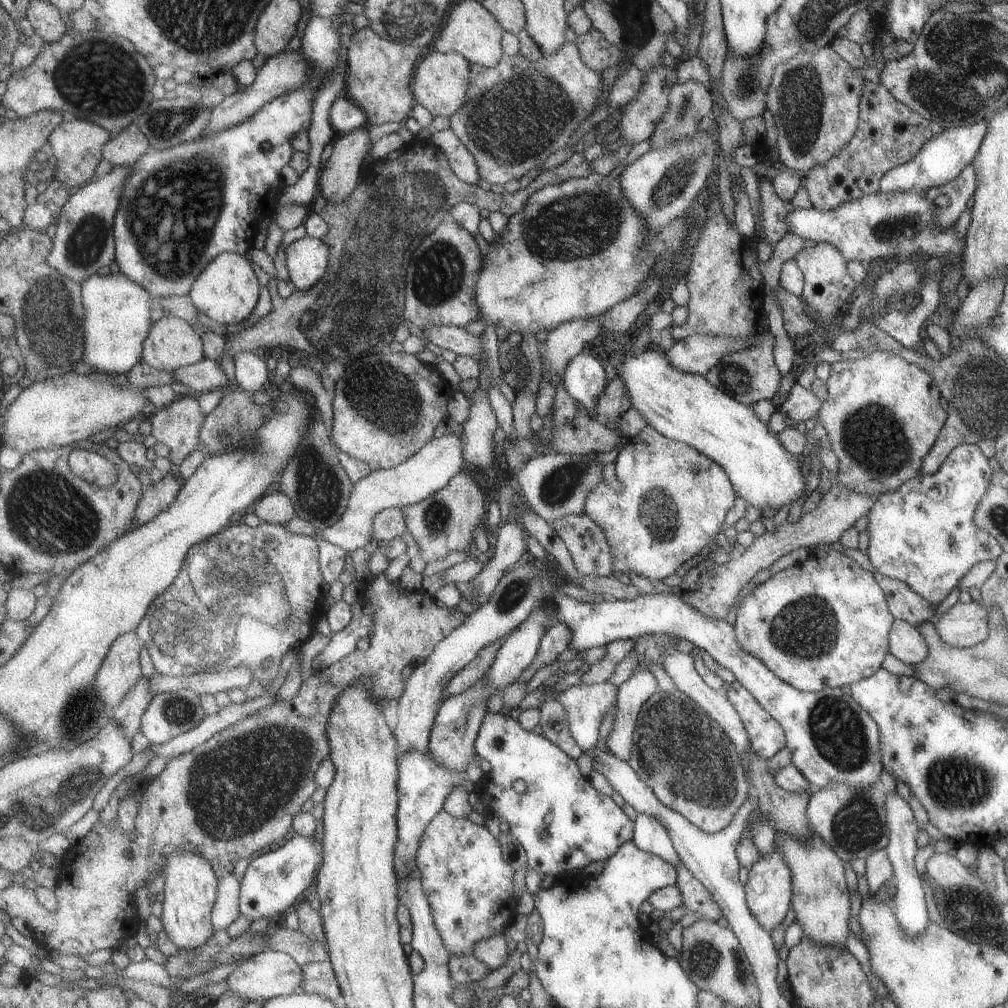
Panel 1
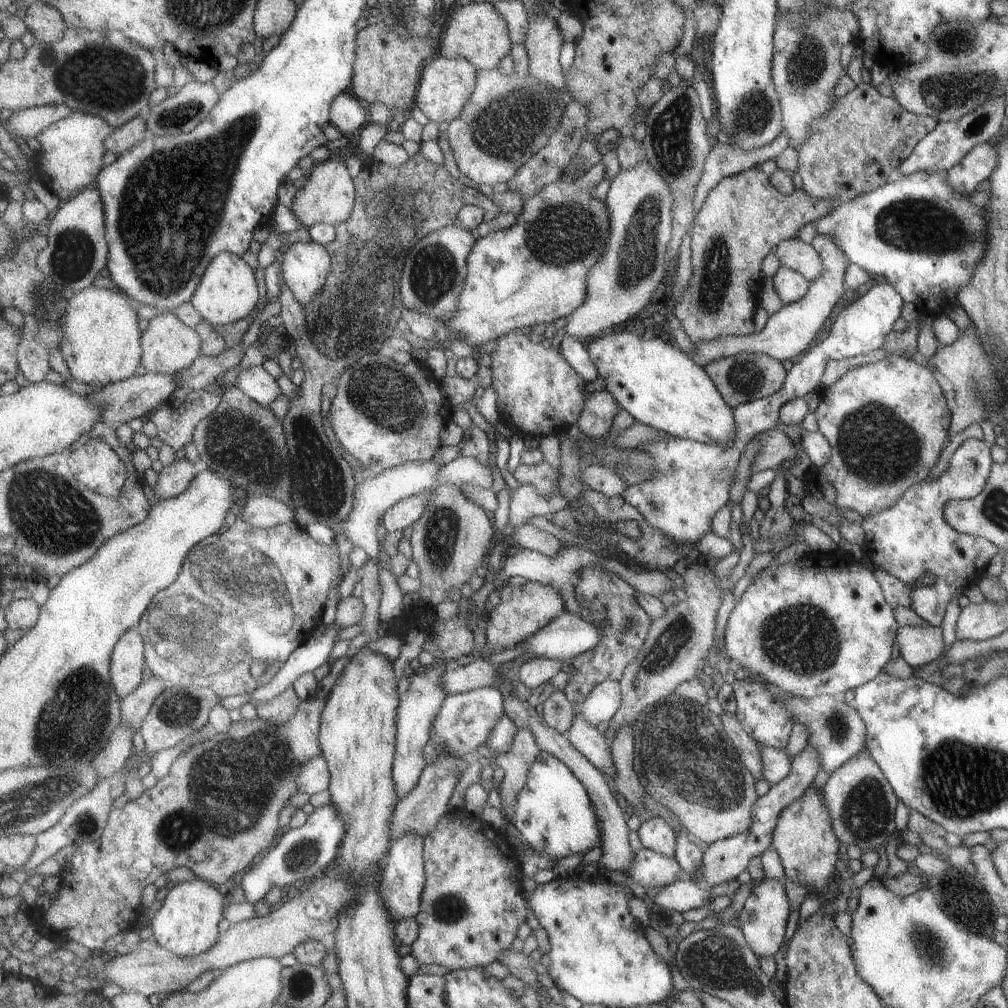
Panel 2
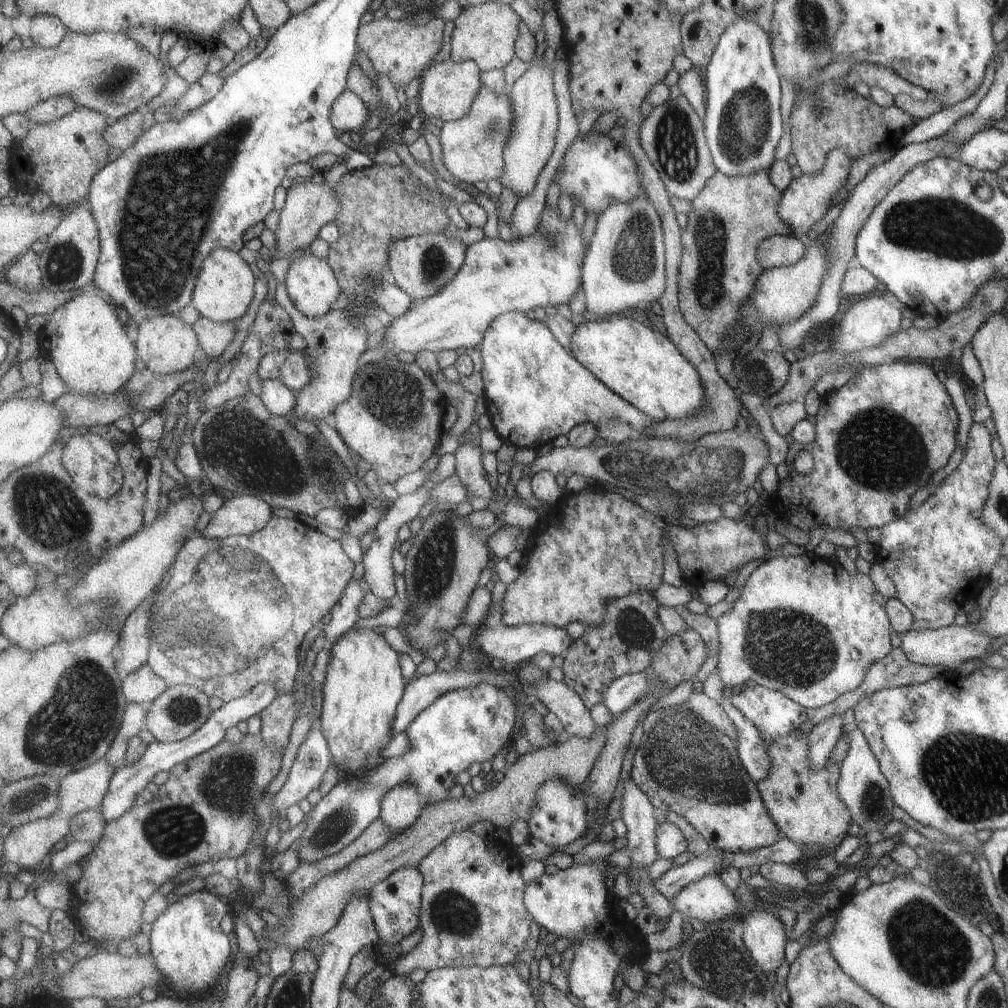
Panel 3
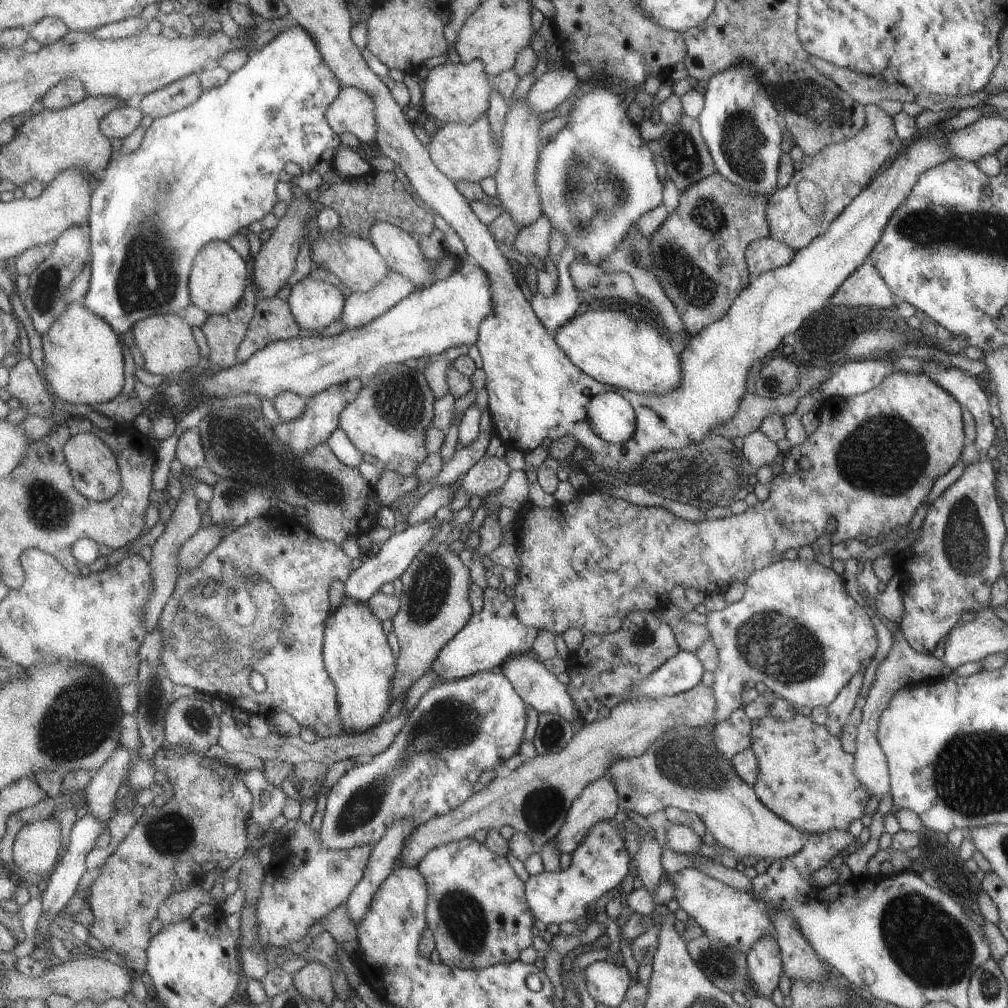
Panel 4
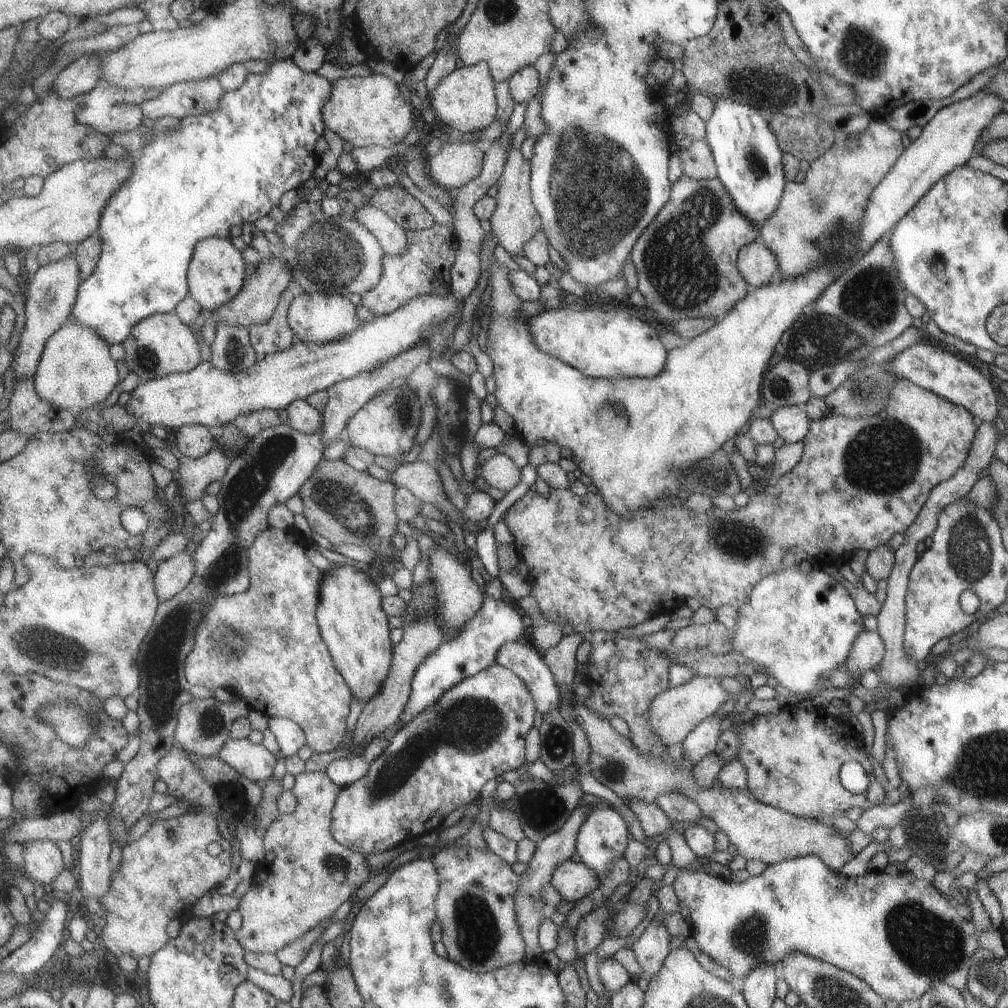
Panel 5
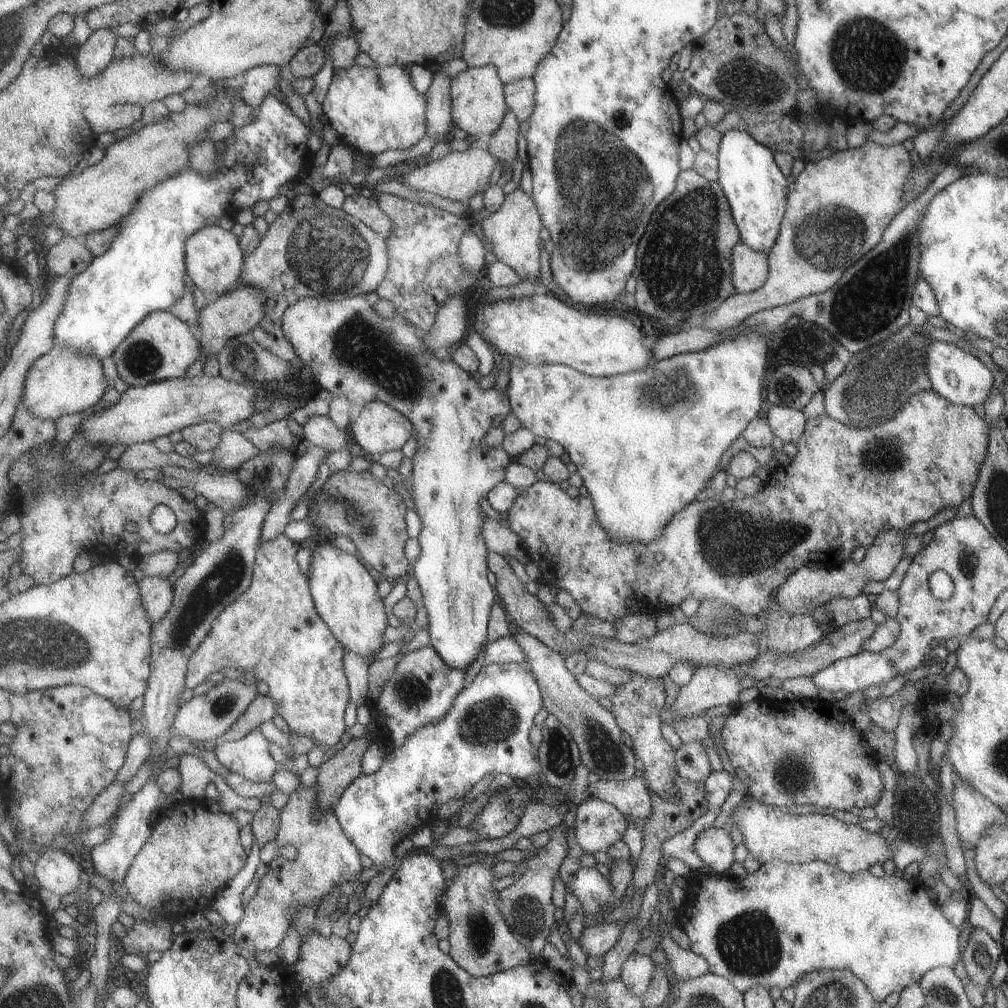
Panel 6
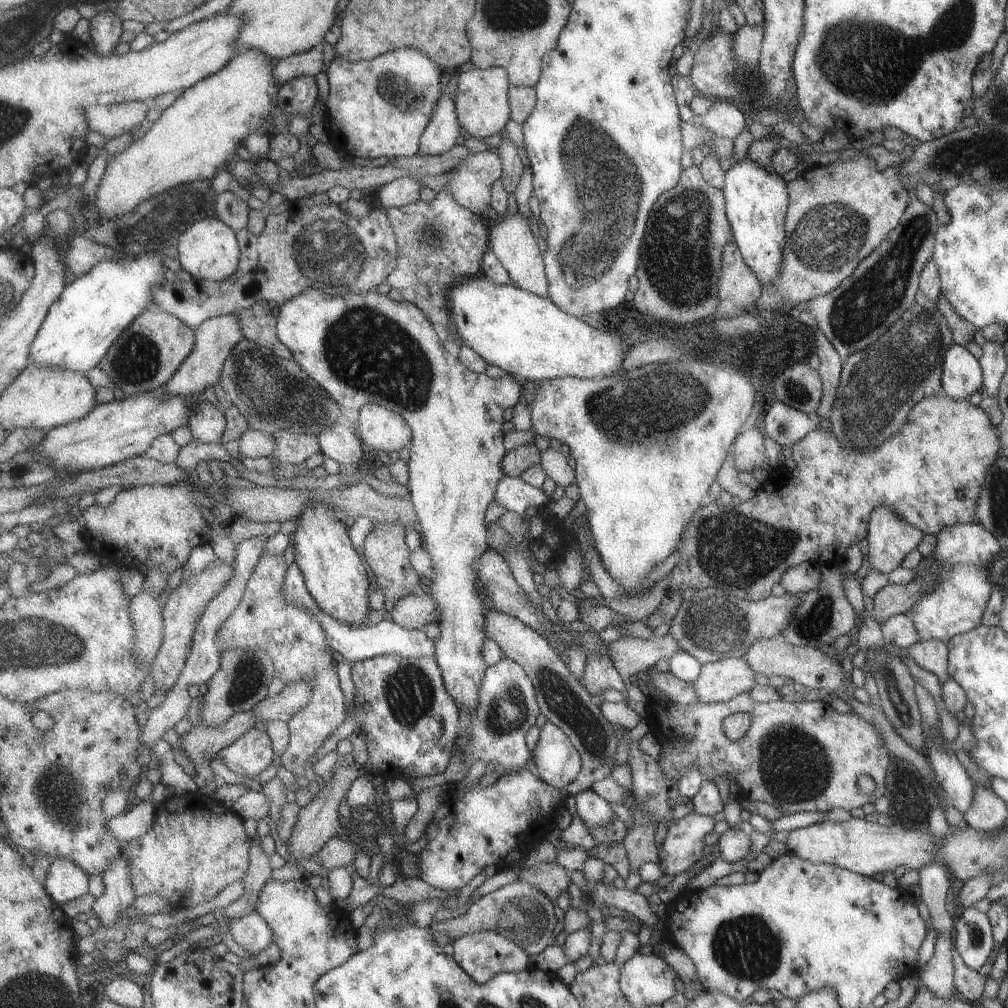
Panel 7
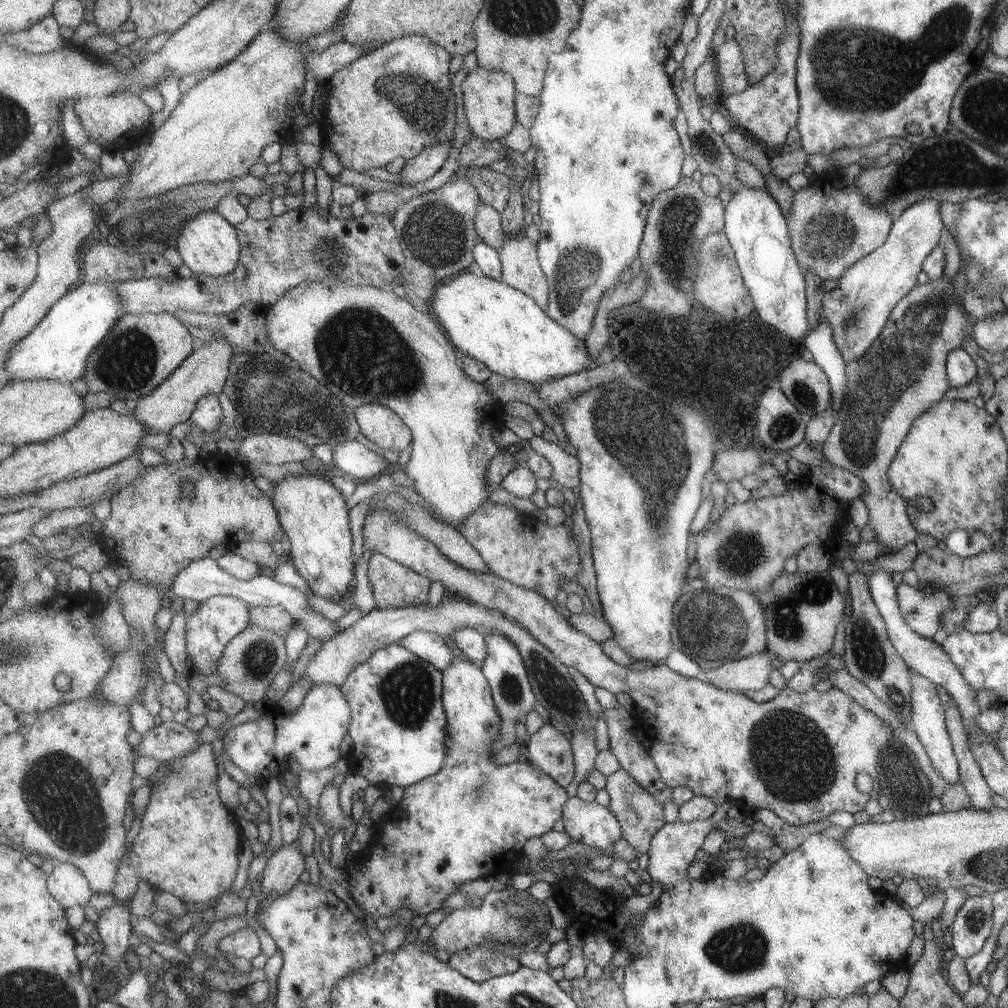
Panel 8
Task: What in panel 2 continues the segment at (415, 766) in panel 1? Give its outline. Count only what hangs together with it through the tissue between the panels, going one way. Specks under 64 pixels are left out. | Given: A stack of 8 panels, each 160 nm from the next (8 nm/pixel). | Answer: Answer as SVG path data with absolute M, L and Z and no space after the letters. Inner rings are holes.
M414 832L406 833L391 844L382 876L382 896L392 913L393 920L416 917L422 907L422 894L426 886L425 840Z

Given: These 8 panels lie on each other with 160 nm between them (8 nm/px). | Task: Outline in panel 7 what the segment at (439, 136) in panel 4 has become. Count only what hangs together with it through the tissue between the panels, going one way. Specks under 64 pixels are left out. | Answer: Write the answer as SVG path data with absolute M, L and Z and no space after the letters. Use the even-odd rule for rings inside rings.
M487 148L485 151L467 155L458 167L449 173L451 175L444 188L452 192L459 204L481 215L482 212L492 206L492 188L503 176L502 156L497 151ZM401 177L383 185L377 190L383 207L390 209L415 202L421 198L419 188L423 187L416 177Z

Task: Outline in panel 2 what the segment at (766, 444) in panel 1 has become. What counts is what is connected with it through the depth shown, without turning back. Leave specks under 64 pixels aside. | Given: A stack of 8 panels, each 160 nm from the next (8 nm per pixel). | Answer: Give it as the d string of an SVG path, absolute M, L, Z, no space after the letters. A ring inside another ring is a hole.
M625 331L611 332L595 340L588 340L585 348L591 362L596 366L597 375L605 381L606 392L619 404L619 408L625 409L635 421L663 431L671 437L707 444L717 443L725 448L734 443L737 426L733 409L725 404L705 371L680 349L669 346L669 343L663 342L659 337L643 340L639 335Z

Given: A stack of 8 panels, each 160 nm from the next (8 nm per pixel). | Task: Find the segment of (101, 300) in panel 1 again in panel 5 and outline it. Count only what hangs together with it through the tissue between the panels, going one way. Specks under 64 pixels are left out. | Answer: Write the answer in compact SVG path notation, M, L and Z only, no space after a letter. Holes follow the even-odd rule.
M69 320L46 342L38 371L34 376L39 396L59 407L75 410L99 406L120 383L117 362L109 354L110 344L88 326Z

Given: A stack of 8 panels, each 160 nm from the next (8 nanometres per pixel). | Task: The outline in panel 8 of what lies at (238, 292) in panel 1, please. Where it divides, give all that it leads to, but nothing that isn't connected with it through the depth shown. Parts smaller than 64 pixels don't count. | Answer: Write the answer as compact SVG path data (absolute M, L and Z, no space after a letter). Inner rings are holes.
M209 211L197 215L181 233L178 248L184 264L194 275L211 276L230 275L237 268L241 258L242 244L238 229L233 226L219 211Z

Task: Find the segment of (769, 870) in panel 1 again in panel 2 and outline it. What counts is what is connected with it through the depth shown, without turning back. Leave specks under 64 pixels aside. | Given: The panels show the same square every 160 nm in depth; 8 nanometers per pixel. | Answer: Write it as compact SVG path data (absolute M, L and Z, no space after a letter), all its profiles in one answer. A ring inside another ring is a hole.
M768 877L757 884L746 897L742 910L738 913L739 927L742 930L746 946L756 957L774 956L783 941L783 930L789 914L787 896L783 892L783 882Z

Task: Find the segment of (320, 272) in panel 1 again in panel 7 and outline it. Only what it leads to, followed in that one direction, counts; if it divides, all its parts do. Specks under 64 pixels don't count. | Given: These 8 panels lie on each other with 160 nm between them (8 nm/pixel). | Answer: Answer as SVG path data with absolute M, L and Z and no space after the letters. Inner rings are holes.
M311 287L300 295L294 296L278 307L278 335L279 338L293 351L293 358L303 367L303 370L314 378L323 388L329 391L329 394L343 407L359 410L367 403L377 403L399 413L414 430L413 448L408 460L410 468L410 488L411 500L413 501L416 514L418 516L418 527L421 528L421 544L431 554L433 560L433 571L431 580L427 582L426 590L435 598L439 604L440 627L439 638L435 639L435 648L437 648L436 660L443 672L443 679L446 681L447 690L451 696L455 696L460 707L467 707L471 711L477 710L479 706L479 690L483 685L483 678L488 670L483 650L487 637L487 609L483 604L483 598L479 596L477 583L475 579L480 580L478 569L475 564L479 558L490 549L488 545L488 522L485 522L485 512L489 504L496 500L496 492L499 483L506 475L502 467L502 460L507 454L505 443L505 434L503 433L503 422L505 422L505 410L512 408L519 401L521 390L520 385L514 378L505 375L503 378L496 379L487 373L474 373L467 365L459 362L453 354L449 354L437 334L437 326L433 324L426 313L424 313L416 304L411 301L395 301L387 295L380 294L376 290L370 290L364 293L347 293L346 295L335 295L321 288Z

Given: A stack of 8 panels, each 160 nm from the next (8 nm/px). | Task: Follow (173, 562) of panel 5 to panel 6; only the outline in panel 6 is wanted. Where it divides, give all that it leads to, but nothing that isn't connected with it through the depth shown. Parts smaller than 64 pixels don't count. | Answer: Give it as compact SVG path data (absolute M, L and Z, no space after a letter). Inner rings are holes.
M145 577L140 582L143 606L152 624L157 624L173 604L175 582L163 577Z

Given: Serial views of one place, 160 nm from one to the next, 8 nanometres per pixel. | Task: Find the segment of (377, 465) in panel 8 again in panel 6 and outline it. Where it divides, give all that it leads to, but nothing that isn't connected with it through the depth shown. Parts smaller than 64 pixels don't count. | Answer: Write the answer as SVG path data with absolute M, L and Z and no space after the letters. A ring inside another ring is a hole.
M328 414L315 415L303 426L307 440L313 445L326 448L330 453L339 452L343 448L356 451L349 430L339 428Z

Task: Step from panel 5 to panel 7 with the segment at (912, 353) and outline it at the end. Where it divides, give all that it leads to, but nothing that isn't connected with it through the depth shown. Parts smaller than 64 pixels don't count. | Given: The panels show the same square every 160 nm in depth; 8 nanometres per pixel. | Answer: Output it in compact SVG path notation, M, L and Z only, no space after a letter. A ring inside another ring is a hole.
M951 343L942 364L941 393L965 399L982 386L982 365L964 346Z

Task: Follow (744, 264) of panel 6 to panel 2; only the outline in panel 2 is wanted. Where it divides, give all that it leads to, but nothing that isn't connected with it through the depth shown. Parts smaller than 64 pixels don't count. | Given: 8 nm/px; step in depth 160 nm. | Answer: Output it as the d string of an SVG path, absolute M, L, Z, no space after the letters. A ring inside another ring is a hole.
M797 237L779 241L772 250L779 259L781 267L802 273L808 282L814 281L822 272L823 260L810 244L804 243Z

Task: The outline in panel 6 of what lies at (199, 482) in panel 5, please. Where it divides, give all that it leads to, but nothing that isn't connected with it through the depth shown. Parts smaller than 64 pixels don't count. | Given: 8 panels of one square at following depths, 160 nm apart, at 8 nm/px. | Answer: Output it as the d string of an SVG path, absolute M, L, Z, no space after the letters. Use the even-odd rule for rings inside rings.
M225 430L220 445L213 452L211 463L218 463L222 473L233 472L261 452L262 450L243 433Z

